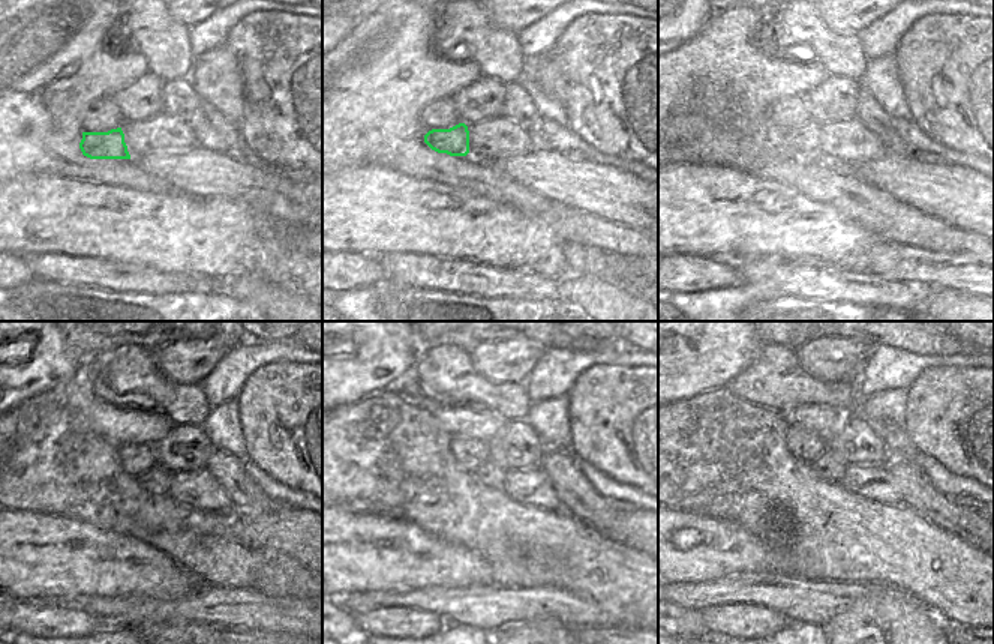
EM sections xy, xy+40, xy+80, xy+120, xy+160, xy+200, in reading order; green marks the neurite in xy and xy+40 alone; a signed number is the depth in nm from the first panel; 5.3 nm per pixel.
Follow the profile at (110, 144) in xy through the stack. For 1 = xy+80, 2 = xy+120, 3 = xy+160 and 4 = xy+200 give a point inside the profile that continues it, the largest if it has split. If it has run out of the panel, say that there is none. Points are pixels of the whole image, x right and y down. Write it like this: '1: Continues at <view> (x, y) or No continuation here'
1: Continues at xy+80 (805, 140)
2: Continues at xy+120 (156, 481)
3: Continues at xy+160 (489, 475)
4: Continues at xy+200 (831, 469)

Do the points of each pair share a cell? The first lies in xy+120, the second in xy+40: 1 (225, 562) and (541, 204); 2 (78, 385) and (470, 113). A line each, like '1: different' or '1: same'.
1: same
2: different

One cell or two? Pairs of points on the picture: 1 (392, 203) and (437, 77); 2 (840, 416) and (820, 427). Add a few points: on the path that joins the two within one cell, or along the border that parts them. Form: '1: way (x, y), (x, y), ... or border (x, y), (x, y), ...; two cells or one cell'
1: border (368, 165), (392, 167), (437, 183); two cells
2: way (835, 418), (825, 422); one cell

